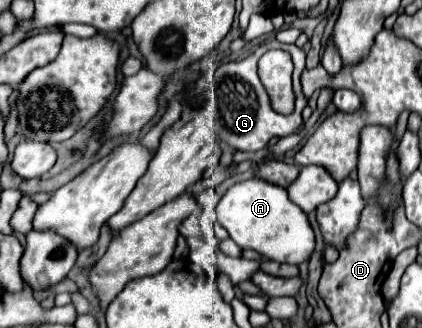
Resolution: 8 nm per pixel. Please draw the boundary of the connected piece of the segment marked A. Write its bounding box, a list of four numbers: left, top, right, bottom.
[198,177,316,265]

